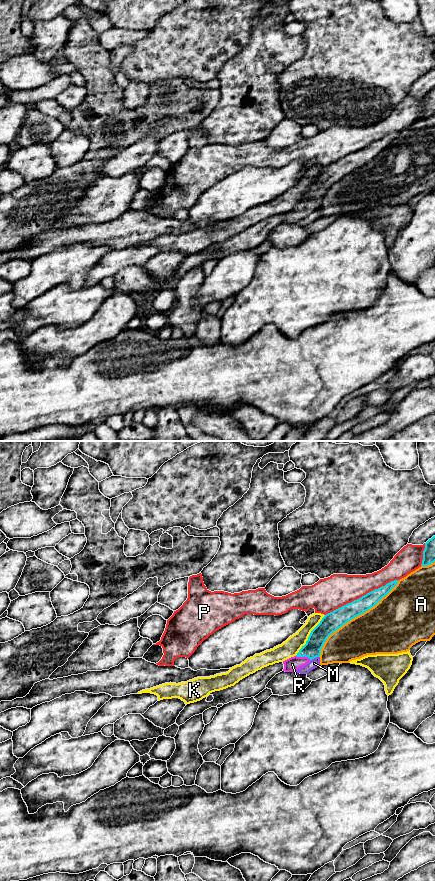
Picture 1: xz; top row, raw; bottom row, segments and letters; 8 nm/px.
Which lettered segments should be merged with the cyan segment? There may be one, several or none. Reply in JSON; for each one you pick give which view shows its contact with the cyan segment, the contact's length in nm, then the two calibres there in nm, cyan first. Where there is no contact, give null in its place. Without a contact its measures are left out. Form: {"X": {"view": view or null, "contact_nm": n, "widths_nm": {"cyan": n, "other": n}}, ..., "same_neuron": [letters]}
{"R": {"view": "xz", "contact_nm": 120, "widths_nm": {"cyan": 140, "other": 110}}, "same_neuron": ["R"]}

